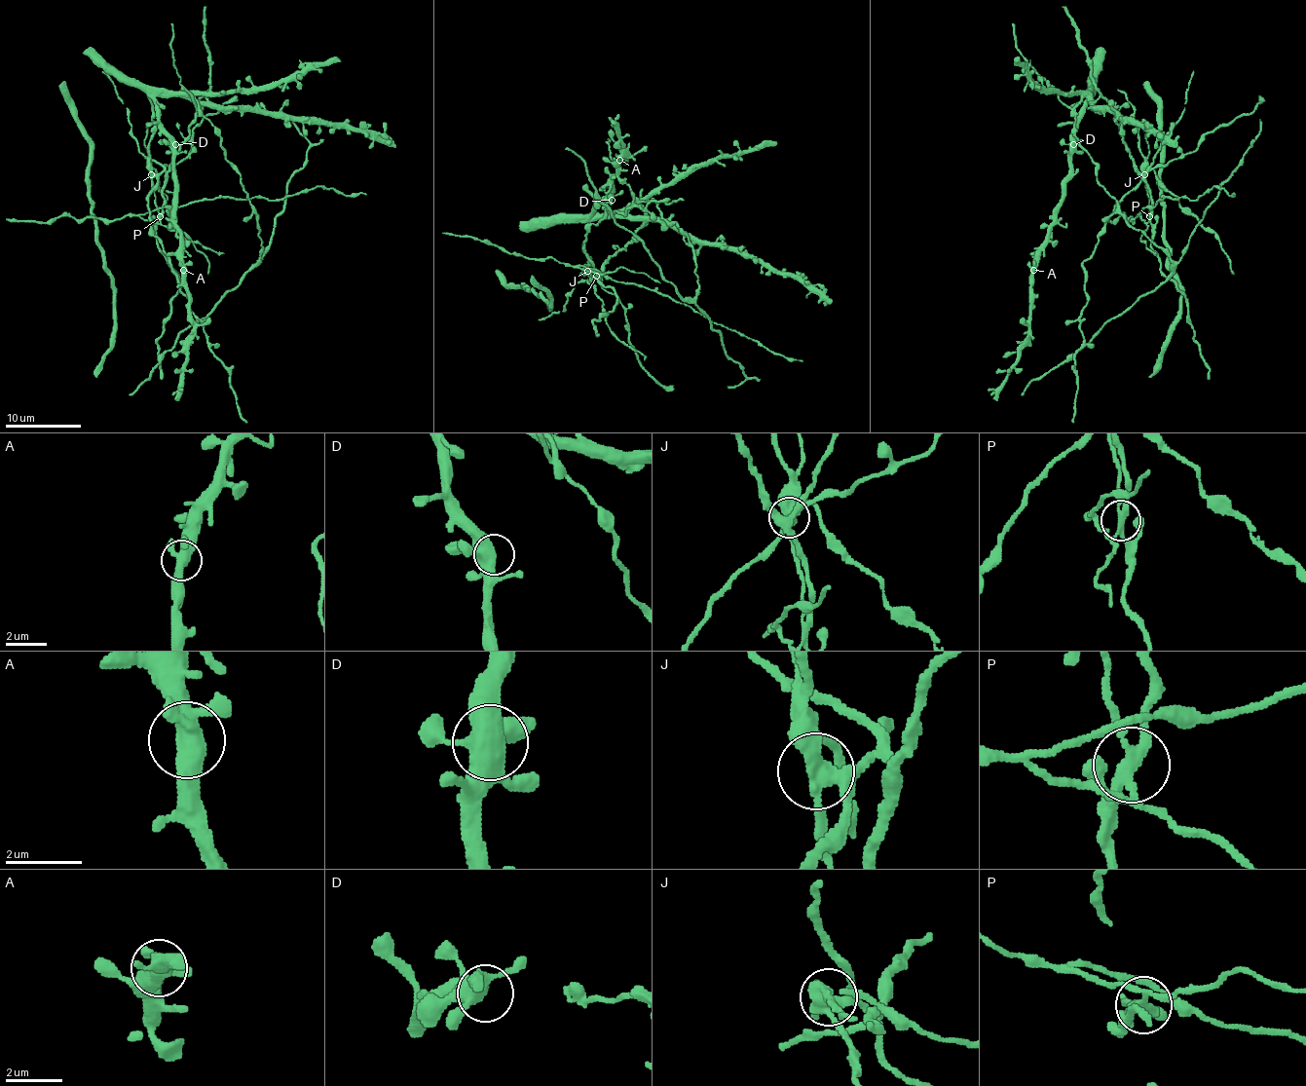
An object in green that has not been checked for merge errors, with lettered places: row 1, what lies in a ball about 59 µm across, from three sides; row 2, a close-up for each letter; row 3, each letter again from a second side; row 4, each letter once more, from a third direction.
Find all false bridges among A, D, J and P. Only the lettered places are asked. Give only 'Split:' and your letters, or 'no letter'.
Split: J, P

